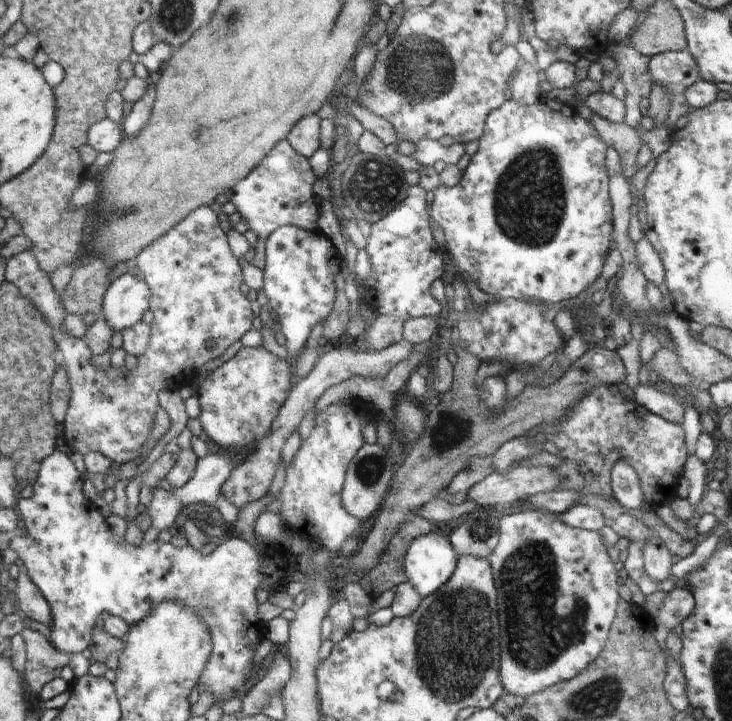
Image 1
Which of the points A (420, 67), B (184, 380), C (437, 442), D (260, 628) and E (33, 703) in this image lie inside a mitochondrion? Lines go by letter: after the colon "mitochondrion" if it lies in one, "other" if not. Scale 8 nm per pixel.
A: mitochondrion
B: other
C: mitochondrion
D: other
E: other

